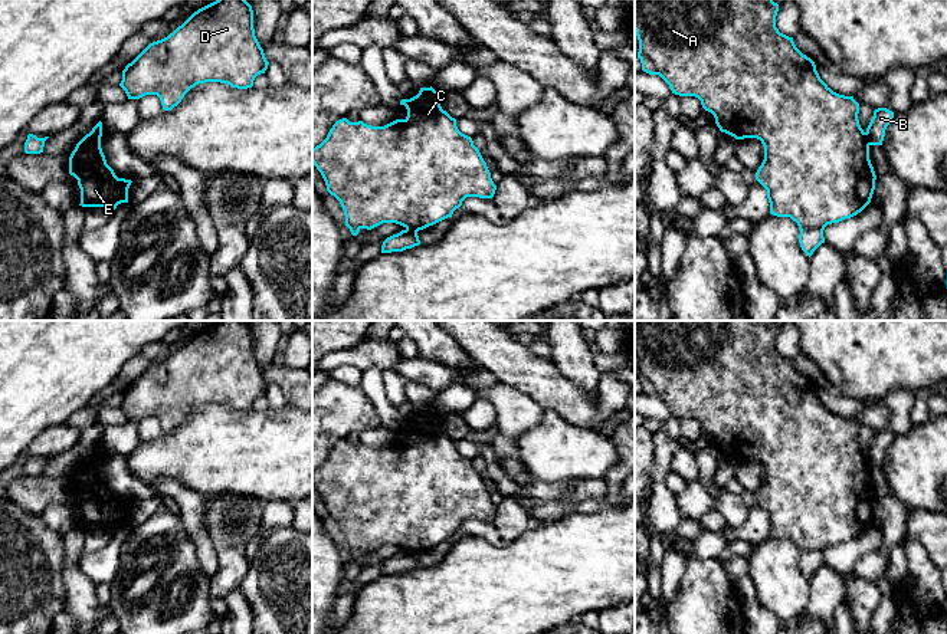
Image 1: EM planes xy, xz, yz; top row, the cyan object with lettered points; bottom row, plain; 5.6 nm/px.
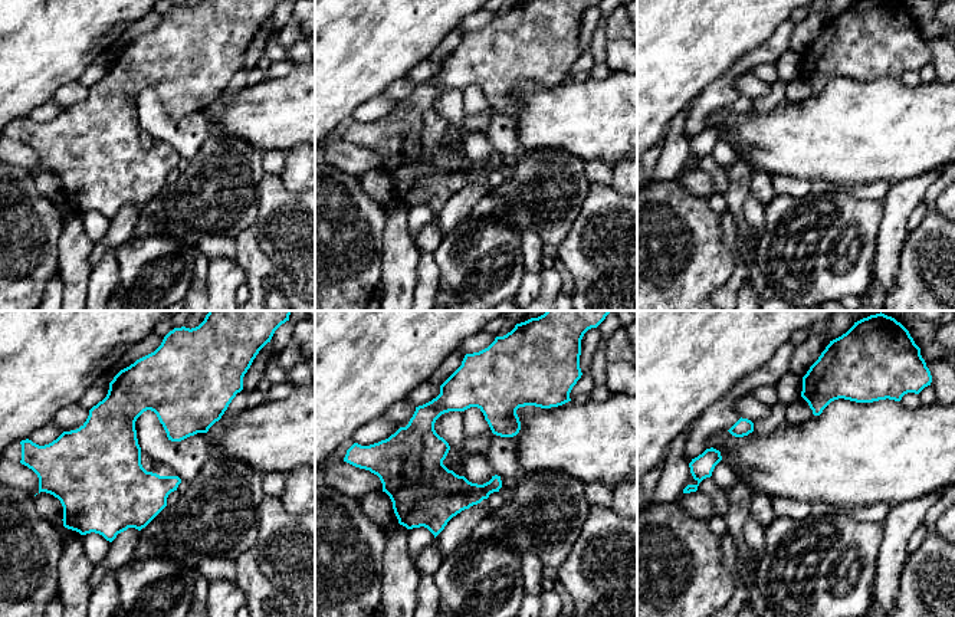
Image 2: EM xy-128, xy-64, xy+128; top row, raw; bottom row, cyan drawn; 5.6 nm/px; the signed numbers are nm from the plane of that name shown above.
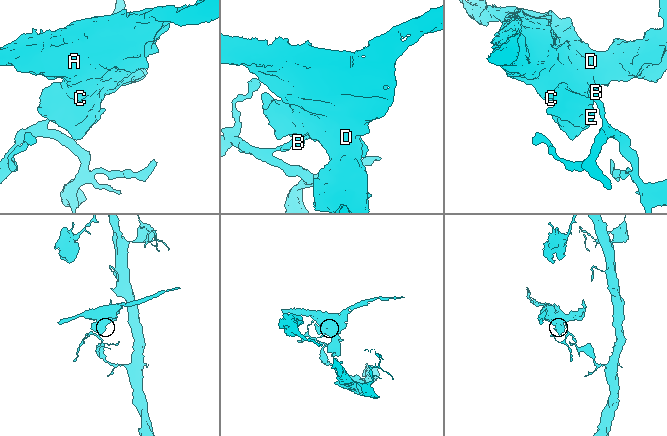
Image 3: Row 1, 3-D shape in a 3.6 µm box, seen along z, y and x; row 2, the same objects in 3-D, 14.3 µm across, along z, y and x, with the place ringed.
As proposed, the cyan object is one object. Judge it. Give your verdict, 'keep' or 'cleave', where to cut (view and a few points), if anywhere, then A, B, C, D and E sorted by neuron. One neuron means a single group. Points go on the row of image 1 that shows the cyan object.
cleave; cut yz (864, 132), (868, 145); groups A C D E / B

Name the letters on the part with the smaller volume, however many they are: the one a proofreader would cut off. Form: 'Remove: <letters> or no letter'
Remove: A, C, D, E

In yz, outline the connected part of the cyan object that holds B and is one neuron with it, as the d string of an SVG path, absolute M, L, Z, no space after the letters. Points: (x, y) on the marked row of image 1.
M887 108L874 111L874 116L866 128L868 145L882 145L885 129L894 118L894 112Z

